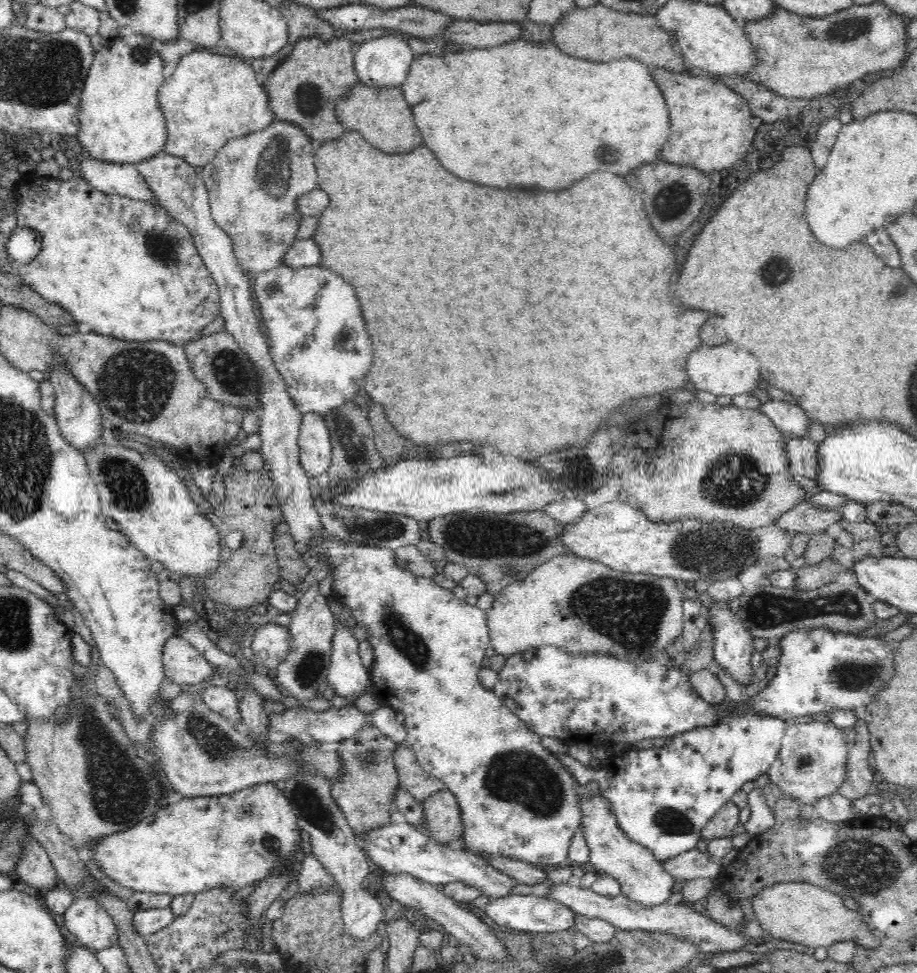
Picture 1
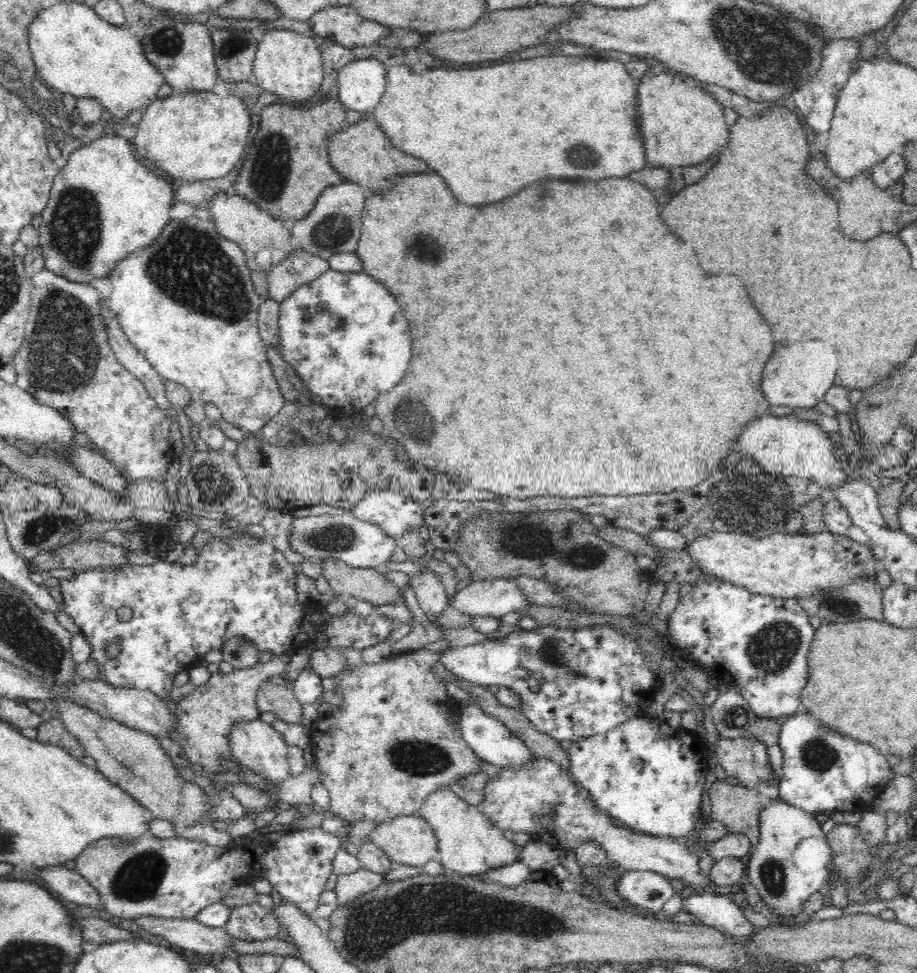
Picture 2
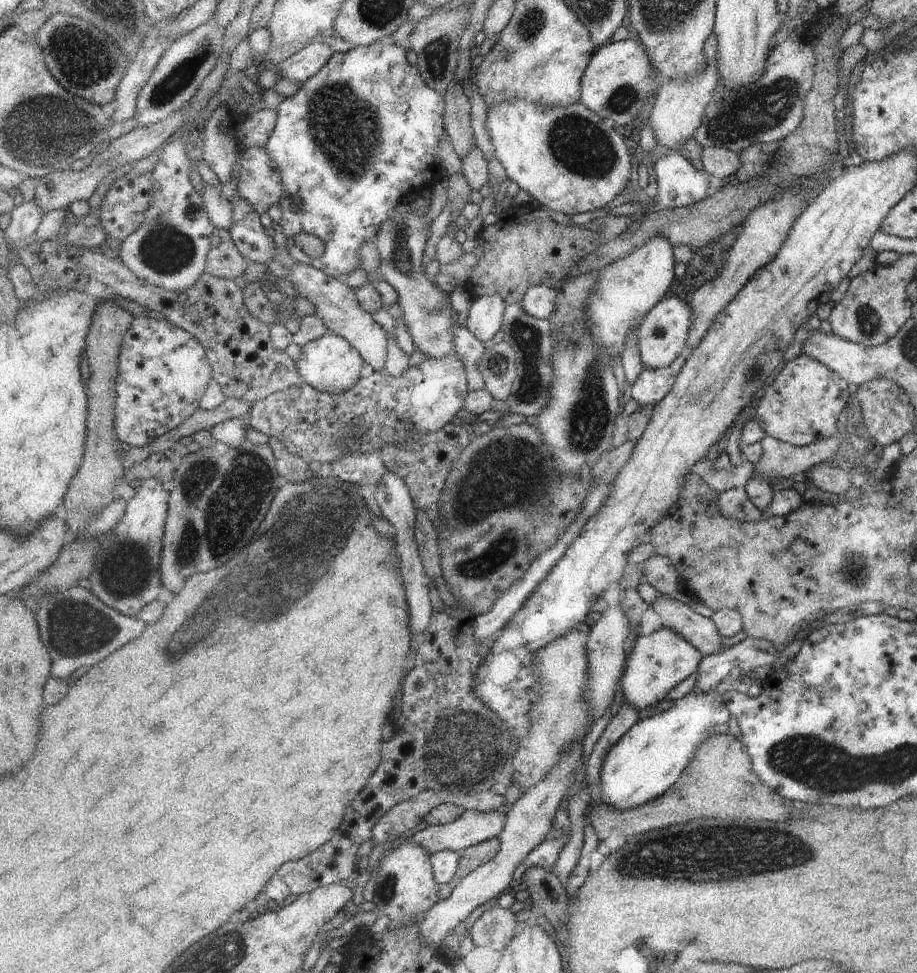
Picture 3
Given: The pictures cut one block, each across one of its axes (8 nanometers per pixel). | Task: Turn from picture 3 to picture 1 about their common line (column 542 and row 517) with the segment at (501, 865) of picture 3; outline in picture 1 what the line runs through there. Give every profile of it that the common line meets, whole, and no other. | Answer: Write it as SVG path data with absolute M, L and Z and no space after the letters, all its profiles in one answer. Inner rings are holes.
M804 501L794 506L777 520L776 527L792 534L803 533L810 536L826 533L832 524L843 522L840 508L822 508L812 502Z

